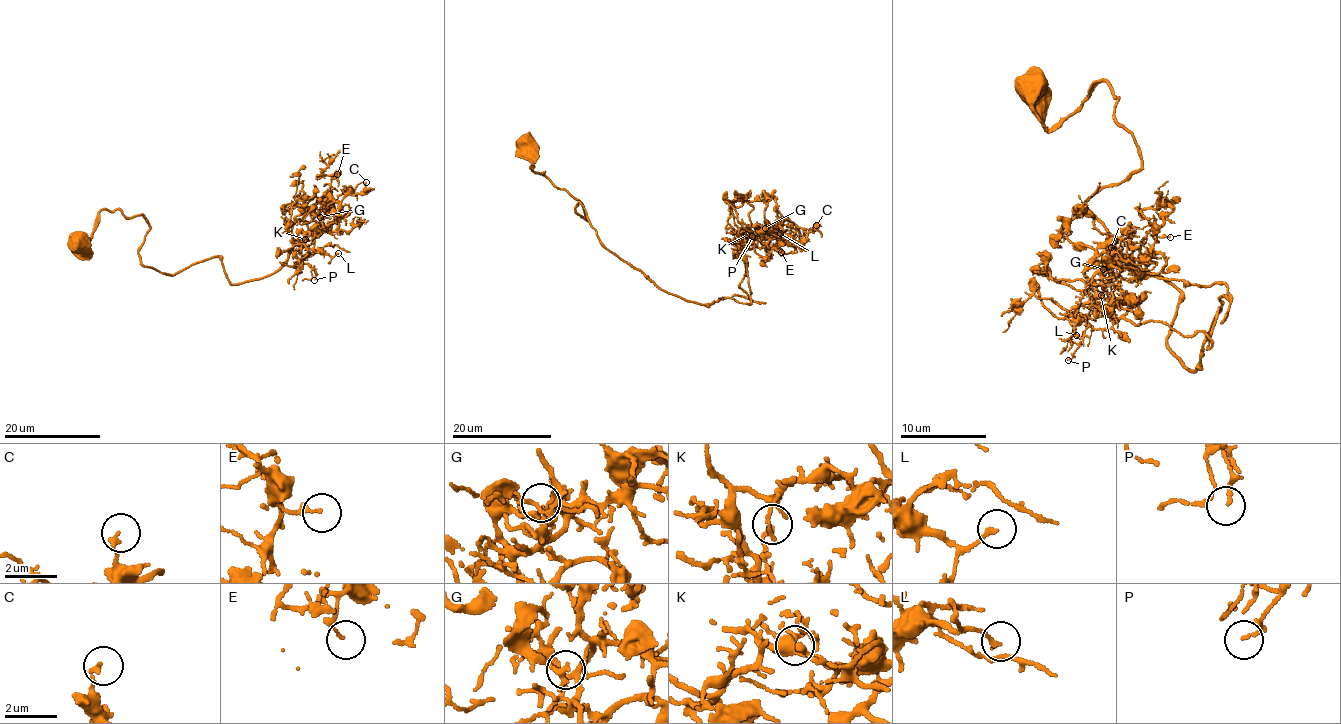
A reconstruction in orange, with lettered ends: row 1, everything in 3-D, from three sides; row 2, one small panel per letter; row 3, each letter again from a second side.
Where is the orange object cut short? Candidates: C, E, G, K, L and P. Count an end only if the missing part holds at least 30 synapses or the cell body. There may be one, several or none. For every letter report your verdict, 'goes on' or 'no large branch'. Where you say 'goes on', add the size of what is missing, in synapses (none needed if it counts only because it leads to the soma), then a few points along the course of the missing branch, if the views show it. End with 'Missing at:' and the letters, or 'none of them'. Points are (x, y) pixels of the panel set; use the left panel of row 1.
C: no large branch
E: no large branch
G: no large branch
K: goes on | 35 syn | (305, 239), (292, 237), (282, 246)
L: no large branch
P: no large branch
Missing at: K

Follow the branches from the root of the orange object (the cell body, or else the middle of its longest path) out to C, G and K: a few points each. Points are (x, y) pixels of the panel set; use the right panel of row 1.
C: (1032, 85), (1048, 129), (1118, 98), (1141, 168), (1086, 205), (1199, 368), (1224, 284), (1111, 247)
G: (1032, 85), (1048, 129), (1118, 98), (1141, 168), (1086, 205), (1199, 368), (1224, 284), (1103, 269)
K: (1032, 85), (1048, 129), (1118, 98), (1141, 168), (1086, 205), (1199, 368), (1220, 307), (1207, 348), (1101, 295)

